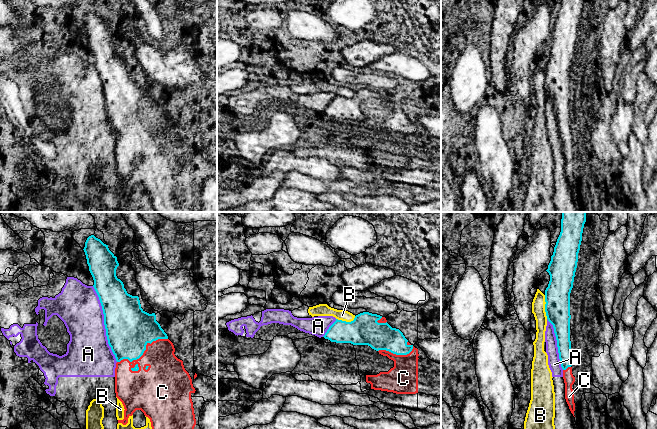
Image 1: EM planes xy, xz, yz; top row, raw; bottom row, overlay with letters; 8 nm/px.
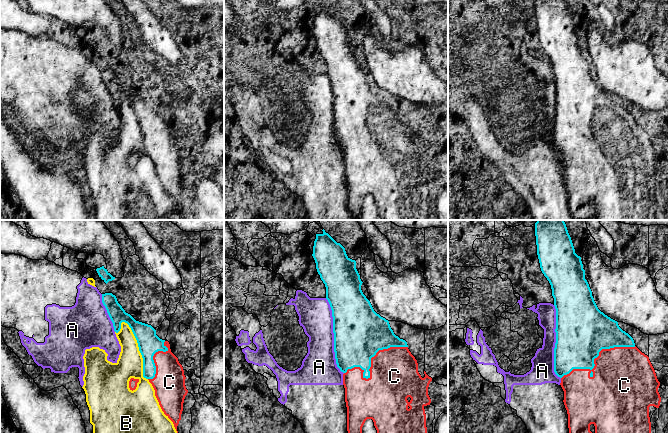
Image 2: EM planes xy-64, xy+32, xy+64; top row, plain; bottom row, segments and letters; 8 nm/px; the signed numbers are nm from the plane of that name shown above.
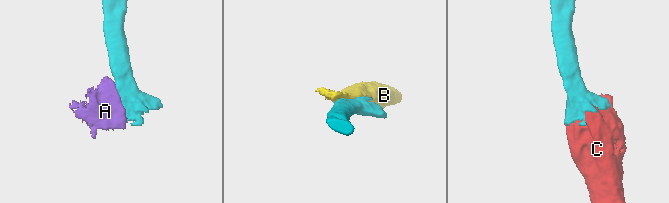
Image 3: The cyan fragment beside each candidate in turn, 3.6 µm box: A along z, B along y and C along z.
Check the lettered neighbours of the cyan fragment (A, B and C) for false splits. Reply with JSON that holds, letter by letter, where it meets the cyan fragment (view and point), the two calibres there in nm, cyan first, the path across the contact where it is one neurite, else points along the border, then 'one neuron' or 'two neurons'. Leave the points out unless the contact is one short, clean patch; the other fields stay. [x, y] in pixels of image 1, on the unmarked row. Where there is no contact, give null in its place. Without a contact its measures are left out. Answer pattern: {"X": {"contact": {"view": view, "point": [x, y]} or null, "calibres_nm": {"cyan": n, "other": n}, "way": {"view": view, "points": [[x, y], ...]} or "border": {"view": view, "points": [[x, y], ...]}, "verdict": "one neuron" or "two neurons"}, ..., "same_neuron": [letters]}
{"A": {"contact": {"view": "xy", "point": [104, 100]}, "calibres_nm": {"cyan": 360, "other": 340}, "verdict": "two neurons"}, "B": {"contact": {"view": "yz", "point": [545, 83]}, "calibres_nm": {"cyan": 200, "other": 110}, "verdict": "two neurons"}, "C": {"contact": {"view": "xy", "point": [143, 128]}, "calibres_nm": {"cyan": 360, "other": 300}, "verdict": "one neuron"}, "same_neuron": ["C"]}

